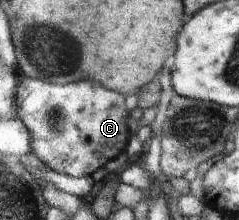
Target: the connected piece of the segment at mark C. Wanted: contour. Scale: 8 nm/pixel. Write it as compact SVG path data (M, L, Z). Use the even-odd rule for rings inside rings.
M27 76L21 77L16 96L19 118L31 131L35 155L56 172L74 177L92 176L100 168L105 168L108 162L116 160L123 153L128 153L135 132L131 124L133 120L131 111L125 107L127 97L122 92L104 88L104 84L94 80L62 86Z

